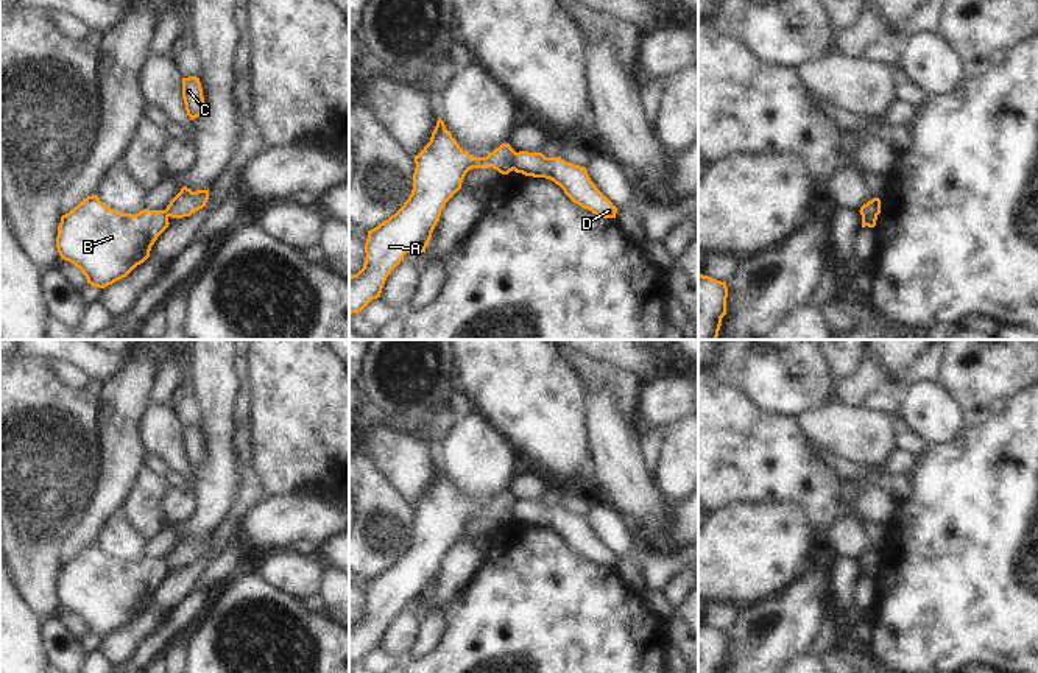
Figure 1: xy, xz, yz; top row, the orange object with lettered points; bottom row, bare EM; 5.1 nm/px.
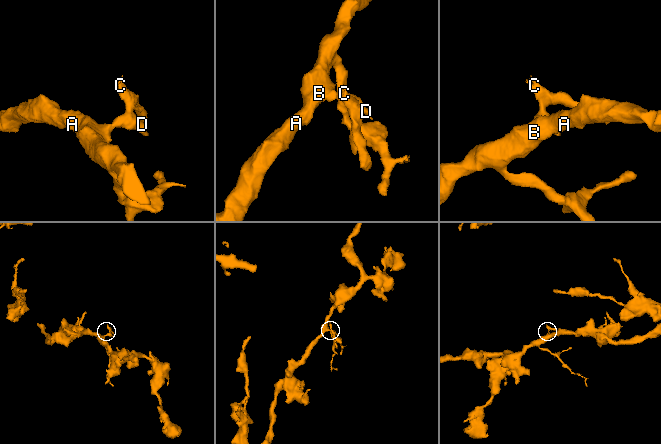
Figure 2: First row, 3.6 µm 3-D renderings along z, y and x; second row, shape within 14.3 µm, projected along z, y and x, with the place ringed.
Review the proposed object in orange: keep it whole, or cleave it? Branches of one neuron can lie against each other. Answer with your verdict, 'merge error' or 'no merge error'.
merge error

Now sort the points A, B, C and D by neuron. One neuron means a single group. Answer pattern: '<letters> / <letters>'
A B / C D

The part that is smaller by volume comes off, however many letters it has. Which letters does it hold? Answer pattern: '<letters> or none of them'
C, D.

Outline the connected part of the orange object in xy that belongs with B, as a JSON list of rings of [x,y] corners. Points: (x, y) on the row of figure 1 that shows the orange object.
[[[92,195],[61,217],[56,248],[61,259],[83,271],[87,284],[104,288],[143,263],[168,224],[165,210],[123,213]]]

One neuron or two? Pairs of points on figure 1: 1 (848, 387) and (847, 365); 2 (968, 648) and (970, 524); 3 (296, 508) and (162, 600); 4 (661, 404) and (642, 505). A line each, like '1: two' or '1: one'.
1: two
2: one
3: two
4: two

